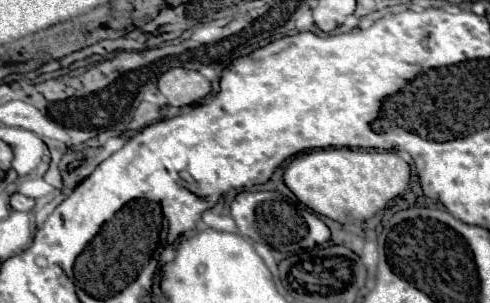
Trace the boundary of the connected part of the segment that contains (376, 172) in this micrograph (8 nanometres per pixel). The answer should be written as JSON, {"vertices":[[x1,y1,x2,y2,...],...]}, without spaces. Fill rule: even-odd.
{"vertices":[[326,148,314,149,294,157,284,172,286,186,296,194,300,202,312,208,320,216,328,216,340,224,352,224,356,220,364,222,372,218,376,212,388,206,396,196,404,194,410,186,410,166,395,152,379,152,377,150,358,150,358,148]]}

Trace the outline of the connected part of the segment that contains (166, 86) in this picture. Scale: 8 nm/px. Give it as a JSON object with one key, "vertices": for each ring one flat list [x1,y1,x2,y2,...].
{"vertices":[[170,68,158,78,158,90,170,106,188,106,210,94,210,80,196,70]]}

